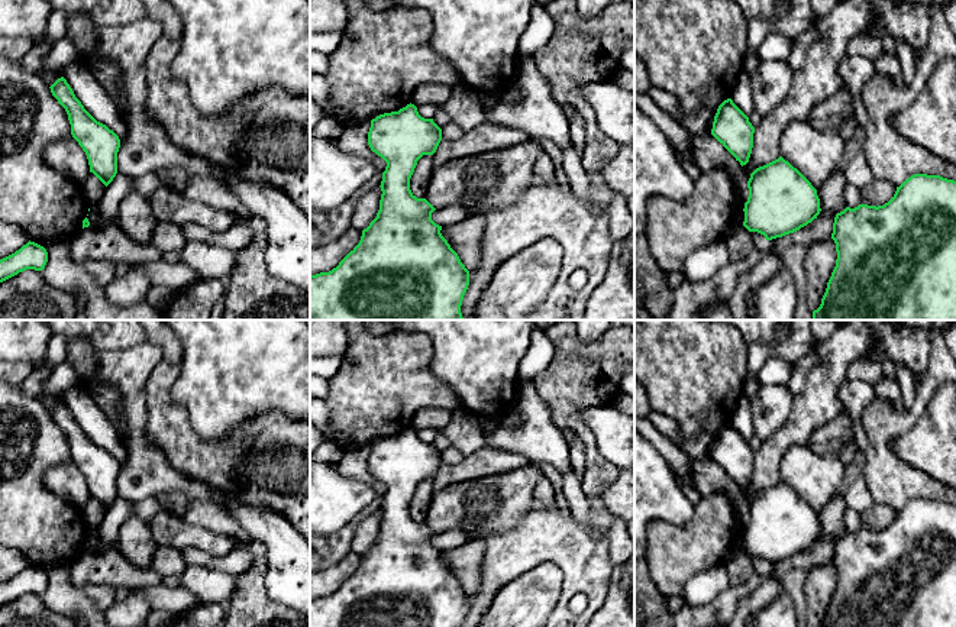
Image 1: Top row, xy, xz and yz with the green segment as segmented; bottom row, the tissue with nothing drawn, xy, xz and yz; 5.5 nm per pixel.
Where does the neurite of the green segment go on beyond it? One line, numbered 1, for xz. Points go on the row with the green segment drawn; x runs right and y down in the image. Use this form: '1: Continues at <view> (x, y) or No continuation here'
1: No continuation here

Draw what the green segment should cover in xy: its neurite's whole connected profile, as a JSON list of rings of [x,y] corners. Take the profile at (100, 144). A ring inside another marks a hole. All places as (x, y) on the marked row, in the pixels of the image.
[[[64,77],[49,88],[68,114],[71,135],[85,152],[90,172],[107,187],[117,174],[119,136],[84,109]]]

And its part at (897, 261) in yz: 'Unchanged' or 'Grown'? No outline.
Unchanged

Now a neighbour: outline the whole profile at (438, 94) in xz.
[[[420,84],[416,87],[411,104],[420,107],[423,104],[437,104],[442,107],[452,94],[452,87],[445,84]]]

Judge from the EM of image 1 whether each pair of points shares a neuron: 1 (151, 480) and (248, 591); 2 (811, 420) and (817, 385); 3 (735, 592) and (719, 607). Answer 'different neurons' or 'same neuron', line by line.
1: different neurons
2: same neuron
3: same neuron

